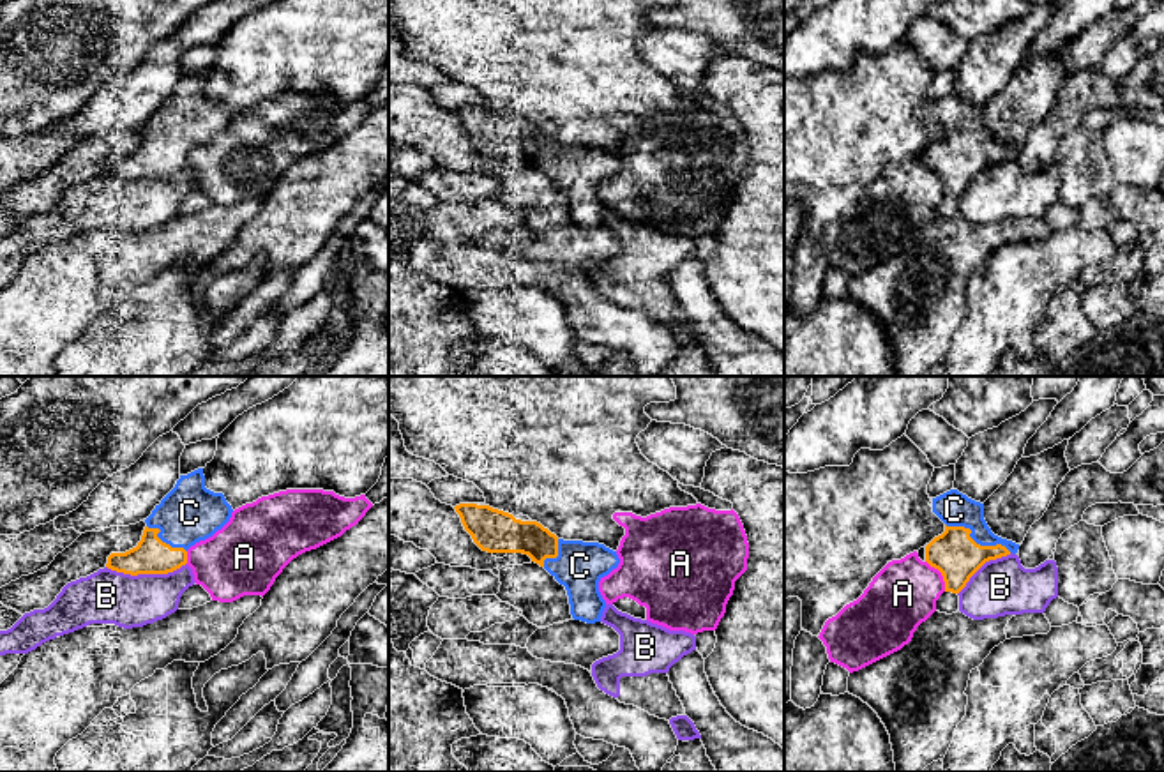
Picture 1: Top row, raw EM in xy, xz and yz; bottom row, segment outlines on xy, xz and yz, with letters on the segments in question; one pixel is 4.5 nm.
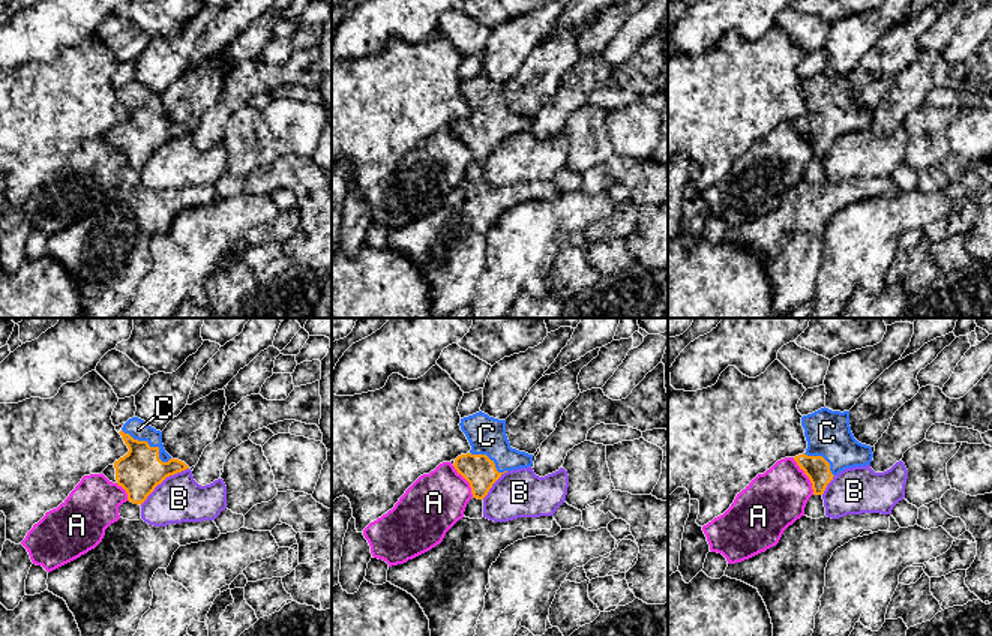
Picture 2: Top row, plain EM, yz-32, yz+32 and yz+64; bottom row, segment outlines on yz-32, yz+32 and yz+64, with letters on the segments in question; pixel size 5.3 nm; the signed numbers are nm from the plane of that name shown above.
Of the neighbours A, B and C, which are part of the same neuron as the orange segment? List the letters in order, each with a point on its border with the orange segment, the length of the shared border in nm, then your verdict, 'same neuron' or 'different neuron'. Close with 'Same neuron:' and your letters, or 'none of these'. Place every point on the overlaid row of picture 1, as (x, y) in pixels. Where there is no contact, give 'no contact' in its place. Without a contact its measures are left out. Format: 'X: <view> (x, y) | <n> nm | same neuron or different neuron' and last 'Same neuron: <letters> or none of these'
A: yz (942, 575) | 170 nm | different neuron
B: xy (145, 573) | 360 nm | different neuron
C: yz (974, 541) | 340 nm | same neuron
Same neuron: C

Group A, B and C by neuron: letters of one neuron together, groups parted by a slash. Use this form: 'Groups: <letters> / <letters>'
Groups: A / B / C

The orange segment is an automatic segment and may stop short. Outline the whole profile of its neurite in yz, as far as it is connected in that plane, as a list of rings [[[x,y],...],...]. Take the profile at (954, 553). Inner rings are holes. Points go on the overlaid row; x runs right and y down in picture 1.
[[[957,489],[933,498],[933,512],[945,523],[945,532],[926,546],[926,562],[941,572],[945,592],[959,594],[986,562],[1019,549],[991,532],[984,503]]]

